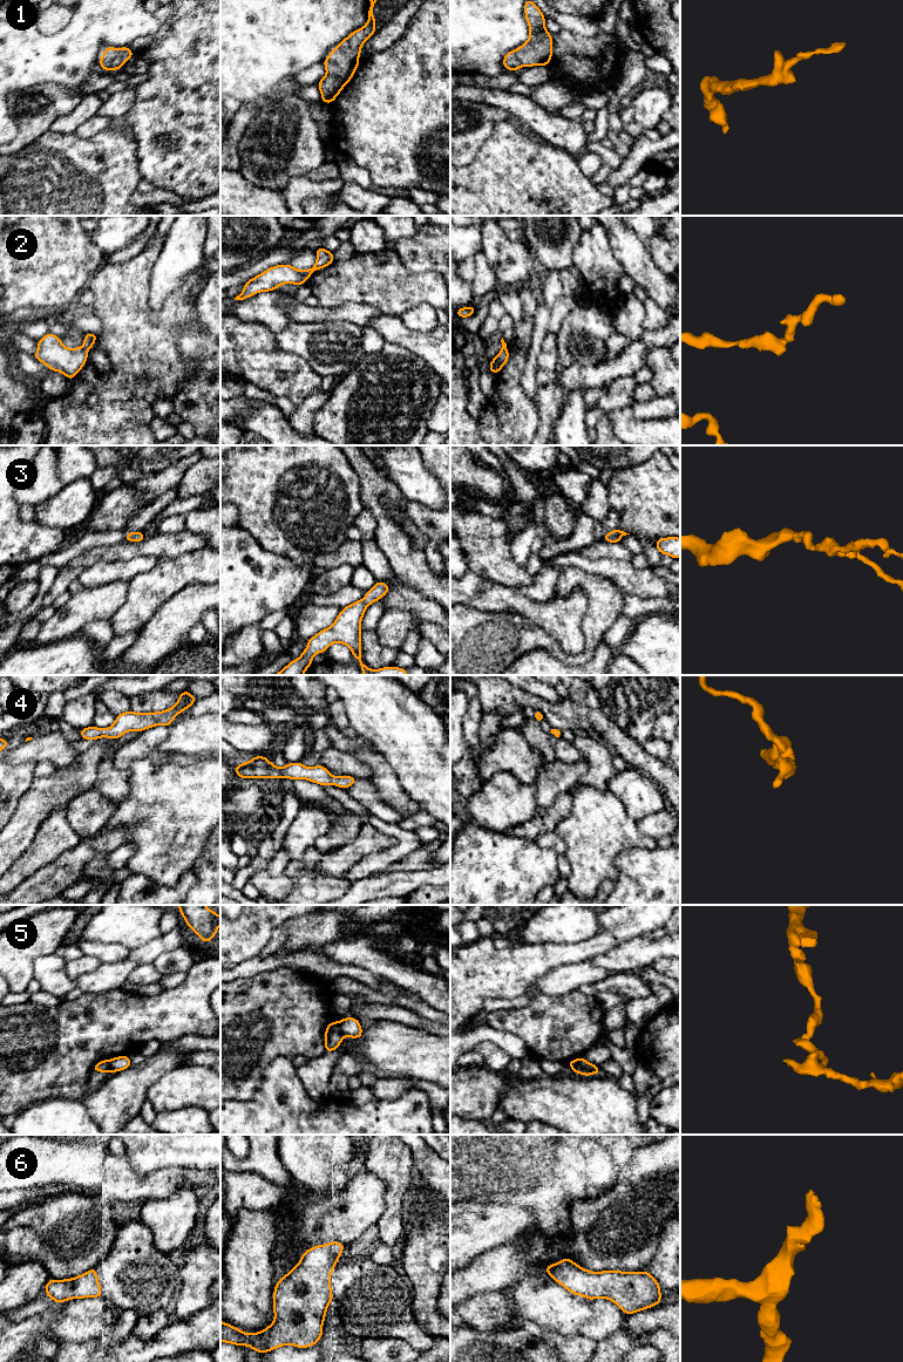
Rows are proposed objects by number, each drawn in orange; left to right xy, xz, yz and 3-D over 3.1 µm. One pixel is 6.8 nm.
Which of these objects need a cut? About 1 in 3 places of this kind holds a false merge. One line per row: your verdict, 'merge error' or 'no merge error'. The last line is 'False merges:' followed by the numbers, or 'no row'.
1: no merge error
2: no merge error
3: no merge error
4: no merge error
5: merge error
6: no merge error
False merges: 5

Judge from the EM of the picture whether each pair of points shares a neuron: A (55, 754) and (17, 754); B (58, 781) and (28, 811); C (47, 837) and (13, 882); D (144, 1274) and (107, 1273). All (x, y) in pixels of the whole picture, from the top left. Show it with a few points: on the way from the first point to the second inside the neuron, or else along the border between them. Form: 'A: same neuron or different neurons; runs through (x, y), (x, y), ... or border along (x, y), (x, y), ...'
A: same neuron; runs through (46, 754), (26, 754)
B: same neuron; runs through (52, 788), (35, 804)
C: same neuron; runs through (43, 848), (20, 871)
D: same neuron; runs through (135, 1274), (116, 1273)

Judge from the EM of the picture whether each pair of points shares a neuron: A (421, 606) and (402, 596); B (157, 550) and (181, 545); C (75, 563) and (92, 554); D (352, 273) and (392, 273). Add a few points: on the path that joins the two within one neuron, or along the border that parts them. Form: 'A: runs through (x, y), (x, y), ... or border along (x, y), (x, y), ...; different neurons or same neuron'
A: runs through (416, 604), (407, 599); same neuron
B: runs through (163, 545), (175, 545); same neuron
C: runs through (79, 562), (88, 558); same neuron
D: runs through (361, 273), (382, 273); same neuron

